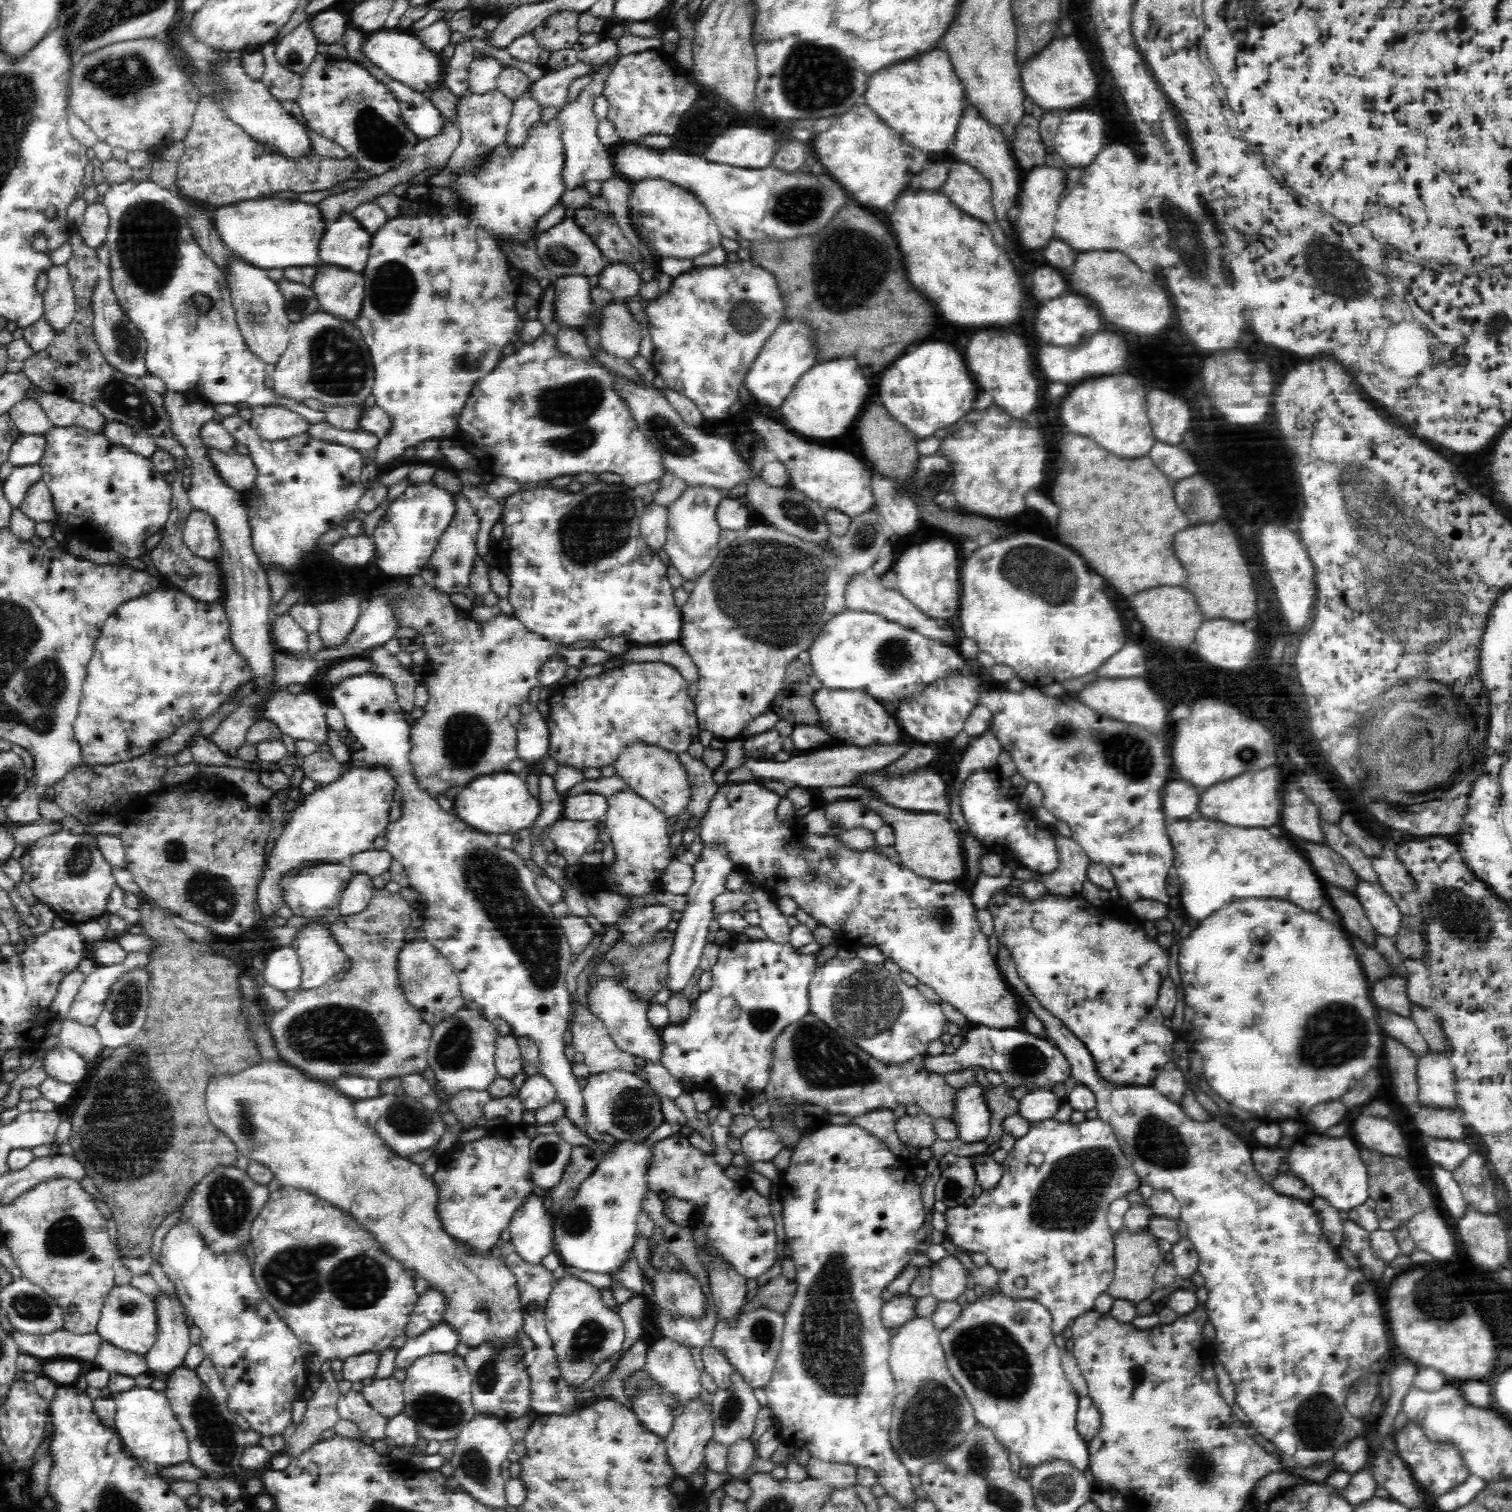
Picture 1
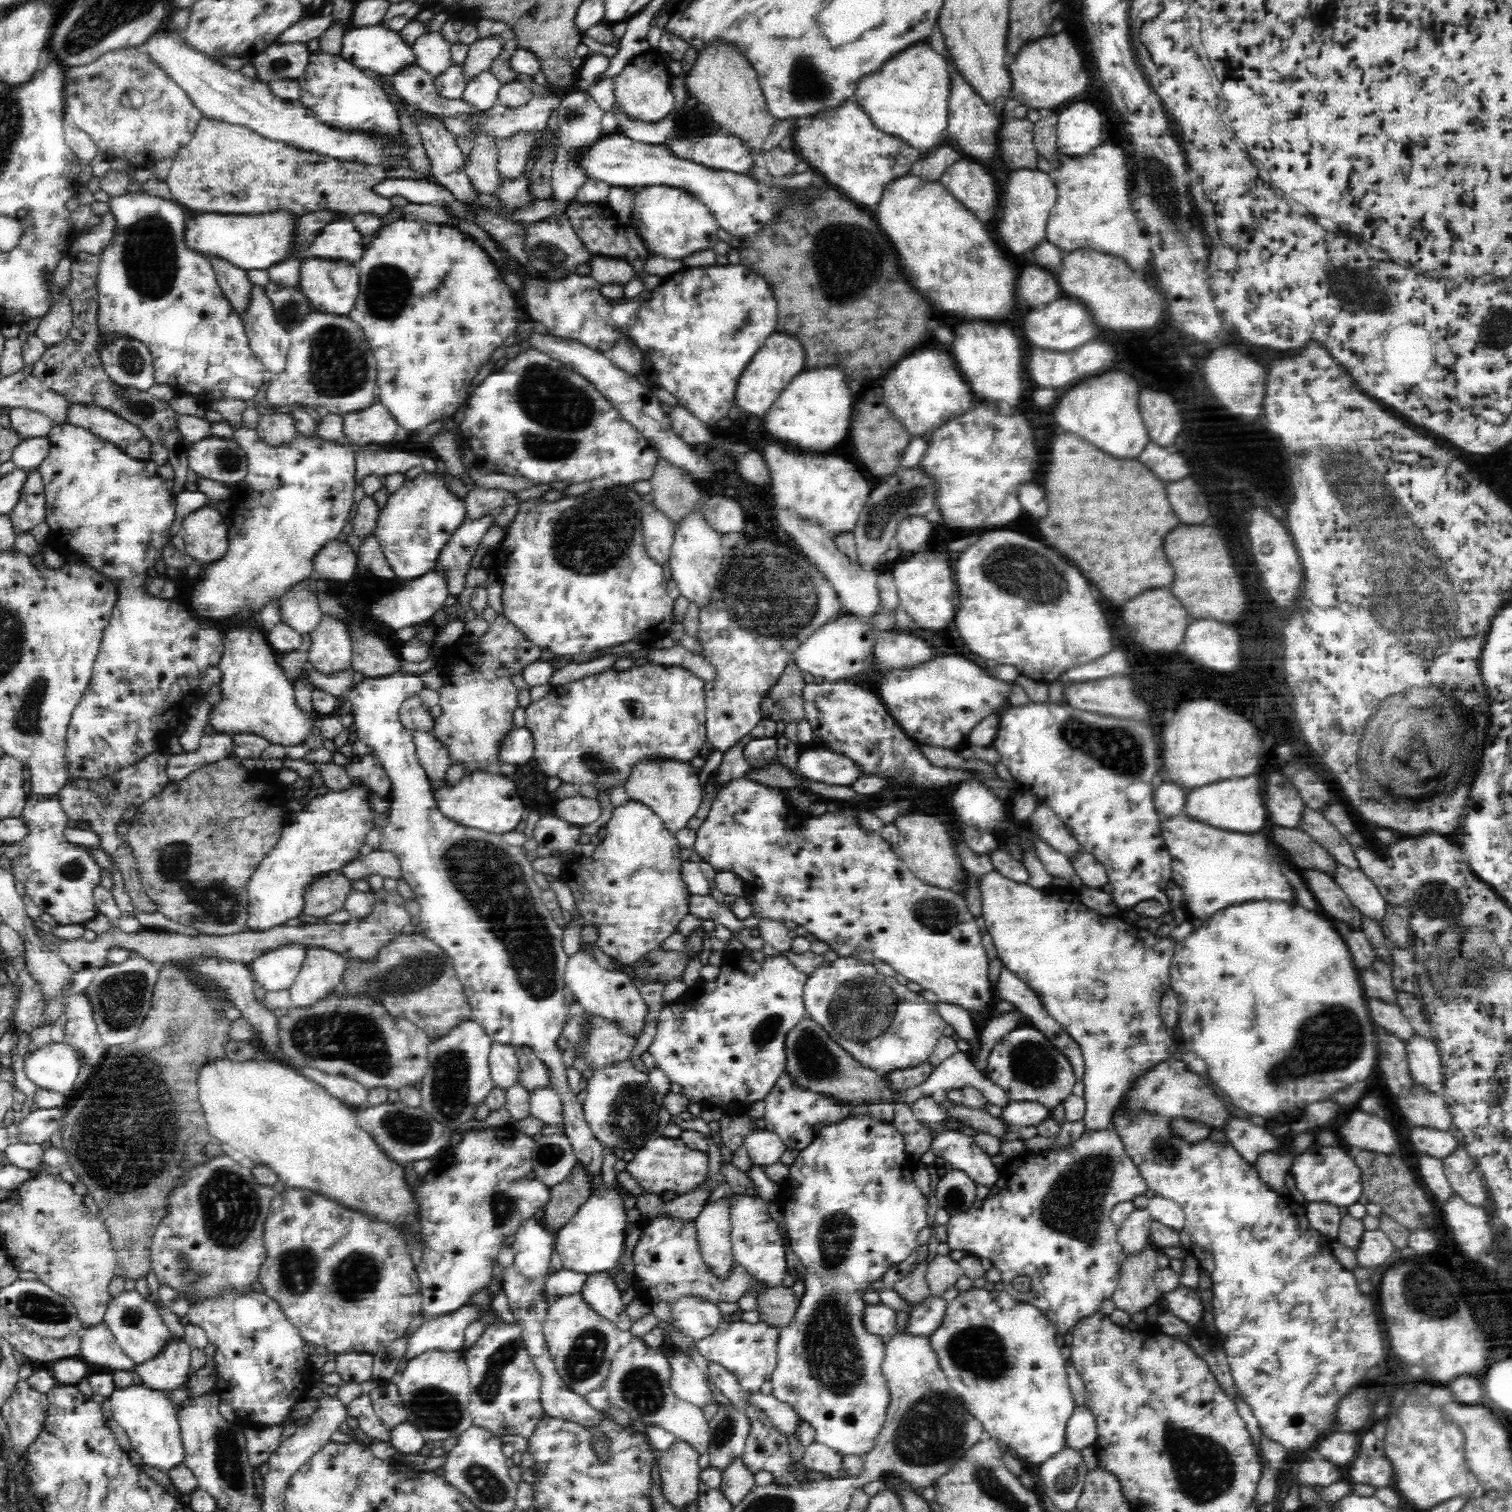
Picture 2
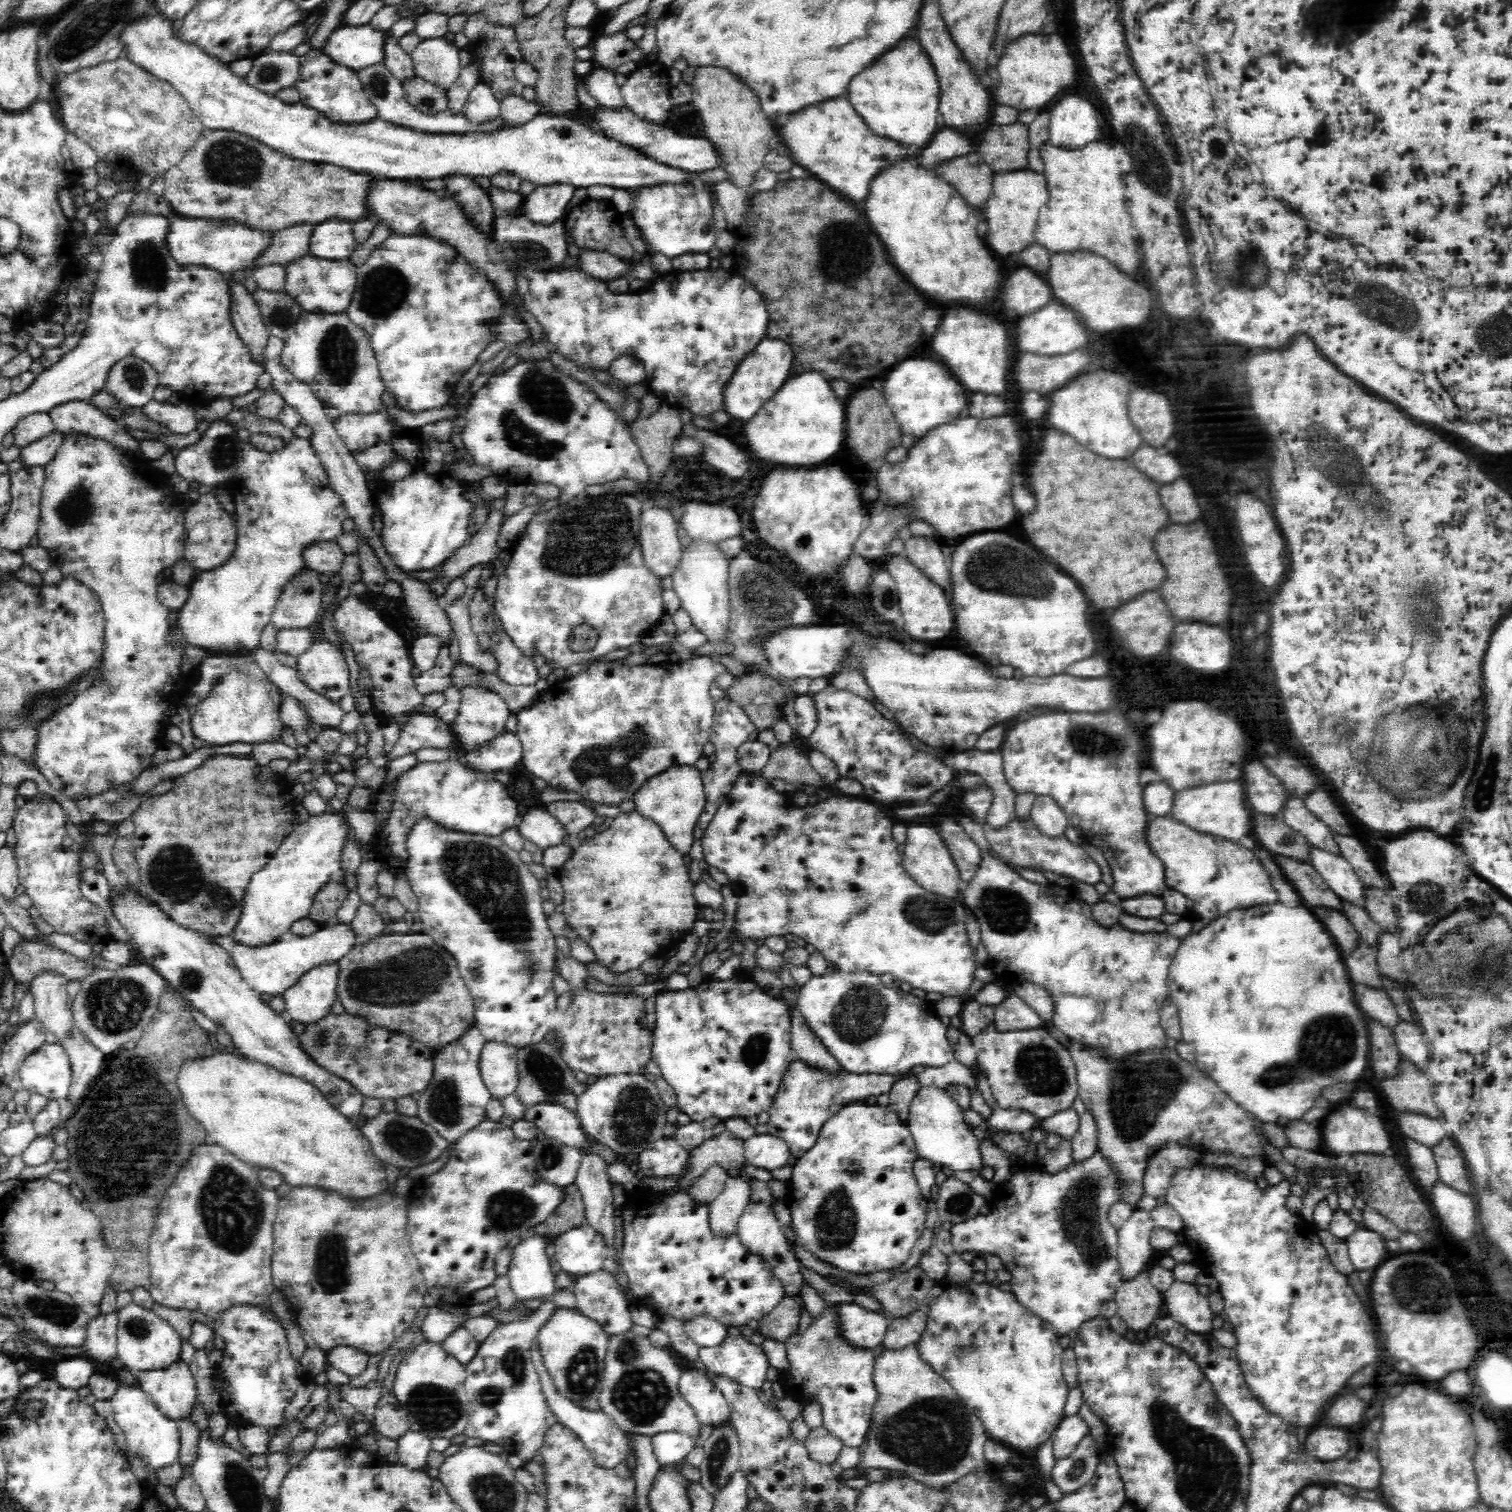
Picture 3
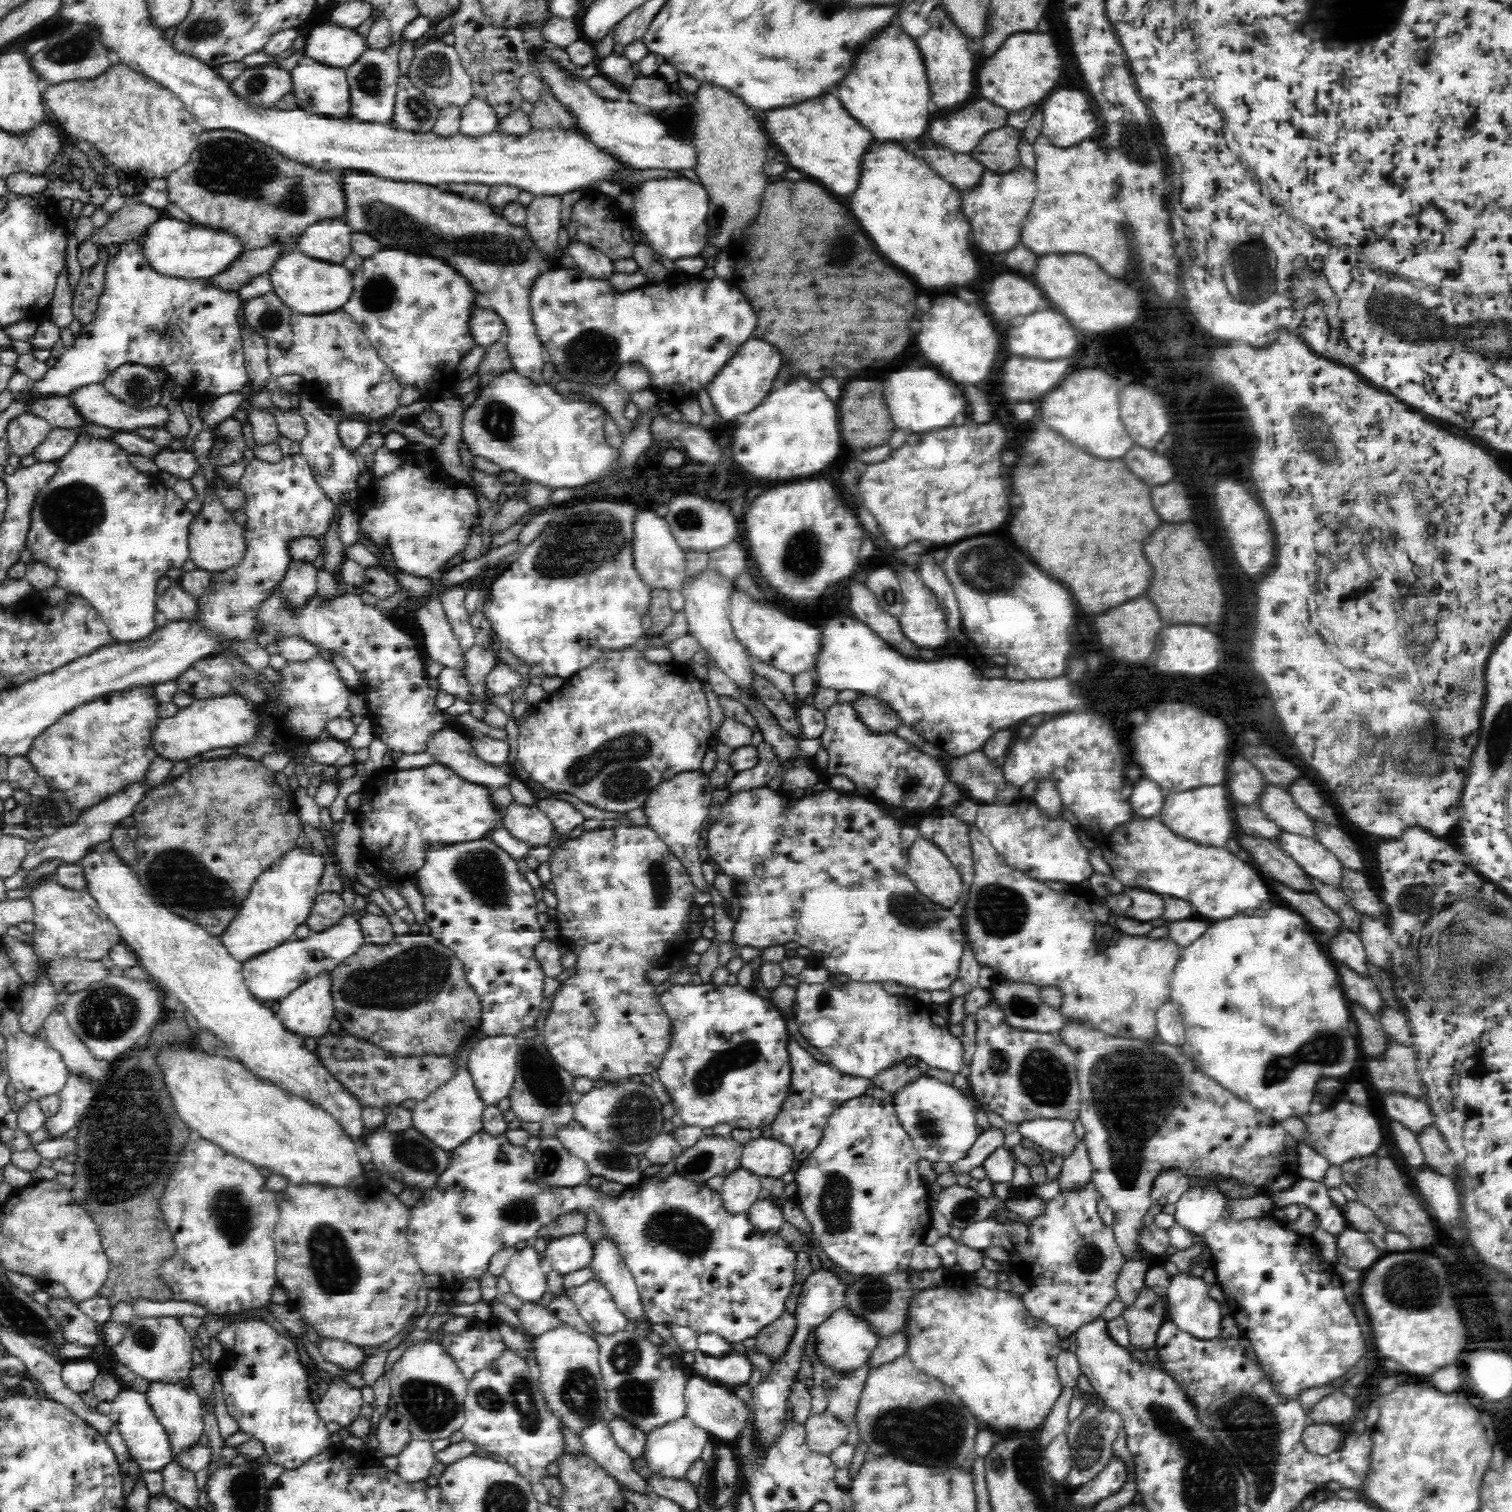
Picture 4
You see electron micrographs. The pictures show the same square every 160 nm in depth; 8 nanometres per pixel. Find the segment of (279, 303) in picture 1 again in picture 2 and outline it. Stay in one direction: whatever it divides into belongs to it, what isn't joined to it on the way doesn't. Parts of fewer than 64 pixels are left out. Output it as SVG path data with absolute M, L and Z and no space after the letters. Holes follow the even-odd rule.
M253 286L250 304L241 319L245 333L249 338L250 348L265 367L265 370L274 376L284 374L287 366L287 352L290 346L289 332L275 321L276 317L274 317L274 311L272 311L272 303L270 303L268 297L264 297L262 287Z

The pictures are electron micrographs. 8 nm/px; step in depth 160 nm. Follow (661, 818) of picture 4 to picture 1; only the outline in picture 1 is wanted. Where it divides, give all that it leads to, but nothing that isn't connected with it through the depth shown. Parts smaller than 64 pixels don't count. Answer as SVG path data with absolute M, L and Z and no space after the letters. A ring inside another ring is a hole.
M631 743L621 751L613 767L617 775L625 780L626 790L648 799L658 810L663 811L666 820L675 822L686 812L691 799L691 786L687 770L676 753L647 743Z

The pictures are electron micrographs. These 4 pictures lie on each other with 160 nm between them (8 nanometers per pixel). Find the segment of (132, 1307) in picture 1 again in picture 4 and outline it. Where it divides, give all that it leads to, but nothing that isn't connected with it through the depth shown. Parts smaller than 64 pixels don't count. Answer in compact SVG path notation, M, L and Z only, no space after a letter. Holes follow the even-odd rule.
M160 1316L160 1318L132 1318L130 1330L124 1339L113 1346L114 1359L122 1363L138 1377L145 1378L150 1384L190 1383L190 1372L194 1370L193 1335L186 1332L179 1317Z

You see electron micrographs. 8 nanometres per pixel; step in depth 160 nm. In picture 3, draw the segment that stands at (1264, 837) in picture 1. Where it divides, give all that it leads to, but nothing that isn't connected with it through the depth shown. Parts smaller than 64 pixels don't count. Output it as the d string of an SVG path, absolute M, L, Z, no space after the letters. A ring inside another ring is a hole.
M1170 816L1147 818L1147 846L1164 864L1164 883L1192 902L1194 914L1216 920L1234 908L1276 903L1277 894L1260 861L1231 839L1205 835Z

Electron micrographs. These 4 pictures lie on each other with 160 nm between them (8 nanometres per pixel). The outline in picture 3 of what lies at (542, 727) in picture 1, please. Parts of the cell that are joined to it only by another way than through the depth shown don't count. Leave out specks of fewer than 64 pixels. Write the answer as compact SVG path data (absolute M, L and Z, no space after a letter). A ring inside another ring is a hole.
M505 731L484 742L478 749L470 750L462 756L462 762L474 771L508 771L516 767L522 756L522 745L515 733Z

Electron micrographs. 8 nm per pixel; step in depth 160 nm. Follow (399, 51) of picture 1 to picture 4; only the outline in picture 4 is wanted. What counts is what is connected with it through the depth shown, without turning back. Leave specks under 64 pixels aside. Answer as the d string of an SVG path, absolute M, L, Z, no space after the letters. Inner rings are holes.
M324 20L305 34L302 54L324 66L344 69L354 64L366 48L366 38L354 29L344 29Z

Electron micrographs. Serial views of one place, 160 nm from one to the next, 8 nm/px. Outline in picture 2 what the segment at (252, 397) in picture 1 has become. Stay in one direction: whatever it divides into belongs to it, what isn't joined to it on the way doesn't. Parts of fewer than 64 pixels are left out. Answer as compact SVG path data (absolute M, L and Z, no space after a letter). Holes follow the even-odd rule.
M146 193L134 194L134 196L117 195L116 197L111 197L109 209L113 212L117 223L109 246L104 248L104 252L101 254L101 262L96 274L98 295L98 312L96 314L98 344L96 344L96 349L98 349L98 356L100 356L101 348L105 346L106 339L112 339L113 335L126 335L128 338L143 342L144 346L148 347L153 360L155 383L169 385L176 393L192 396L204 405L216 400L229 399L244 400L251 404L251 399L258 394L260 387L263 385L265 367L250 348L249 338L245 333L242 319L236 315L231 303L228 302L228 299L224 297L224 293L220 290L212 263L204 255L196 253L184 242L184 210L182 210L182 205L178 206L174 200L163 199Z

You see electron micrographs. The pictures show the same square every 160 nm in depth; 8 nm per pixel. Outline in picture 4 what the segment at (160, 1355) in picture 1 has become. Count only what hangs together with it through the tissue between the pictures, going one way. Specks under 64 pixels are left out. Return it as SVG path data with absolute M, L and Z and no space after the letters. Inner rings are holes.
M153 1382L145 1394L155 1417L164 1427L164 1430L167 1431L173 1461L178 1462L177 1456L198 1444L200 1436L205 1433L203 1406L201 1406L200 1398L190 1383Z

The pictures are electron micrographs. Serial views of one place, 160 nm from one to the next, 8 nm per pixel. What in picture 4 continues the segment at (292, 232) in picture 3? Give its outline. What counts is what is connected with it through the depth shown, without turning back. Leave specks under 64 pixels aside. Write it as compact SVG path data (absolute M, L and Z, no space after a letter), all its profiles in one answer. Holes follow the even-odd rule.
M270 245L251 251L242 251L240 256L220 274L210 276L210 282L223 291L237 291L255 276L268 272L274 260L284 253L278 245Z

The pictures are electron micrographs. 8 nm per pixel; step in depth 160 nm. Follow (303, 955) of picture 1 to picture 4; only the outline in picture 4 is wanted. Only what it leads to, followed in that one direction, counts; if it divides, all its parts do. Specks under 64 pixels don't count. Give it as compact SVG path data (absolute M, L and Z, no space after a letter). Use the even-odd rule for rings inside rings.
M329 974L316 975L316 978L302 983L300 987L282 998L276 1014L283 1025L296 1036L318 1040L329 1032L329 1026L334 1017L332 1000Z

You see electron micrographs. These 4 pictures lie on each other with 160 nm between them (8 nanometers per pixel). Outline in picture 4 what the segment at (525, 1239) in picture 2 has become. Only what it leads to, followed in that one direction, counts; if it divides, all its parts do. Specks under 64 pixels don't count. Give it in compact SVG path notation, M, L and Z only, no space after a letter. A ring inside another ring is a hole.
M534 1247L515 1251L503 1275L510 1290L525 1303L537 1303L547 1291L547 1275L540 1267L541 1254Z

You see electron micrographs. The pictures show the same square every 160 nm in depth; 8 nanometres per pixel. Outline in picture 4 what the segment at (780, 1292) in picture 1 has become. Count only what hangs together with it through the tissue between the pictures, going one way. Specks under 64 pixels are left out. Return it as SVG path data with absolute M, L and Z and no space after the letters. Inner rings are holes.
M782 1314L778 1321L766 1326L755 1338L756 1351L764 1357L768 1357L772 1363L776 1358L788 1349L791 1339L794 1337L796 1328L795 1315Z

